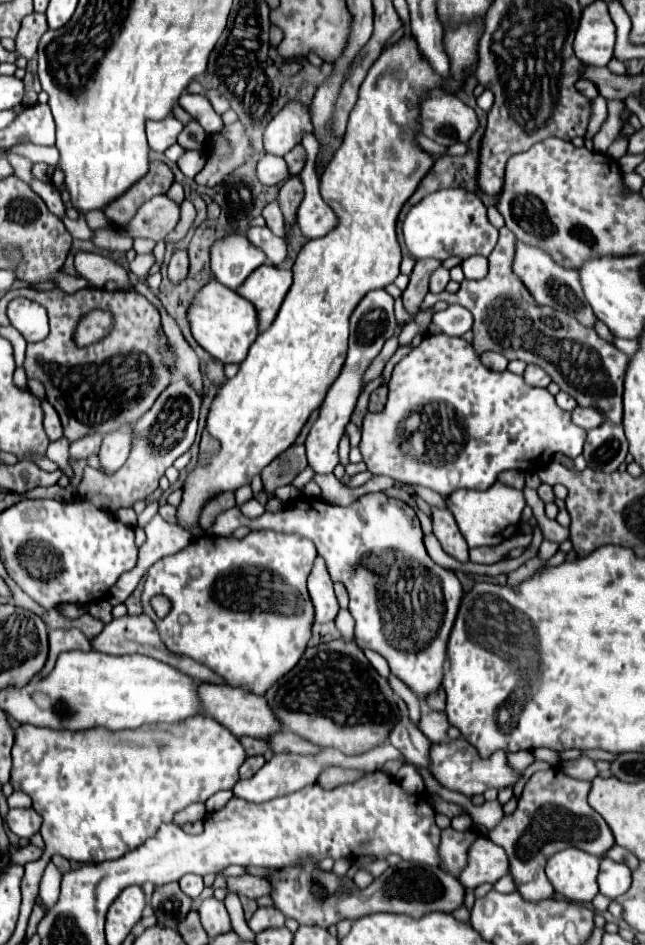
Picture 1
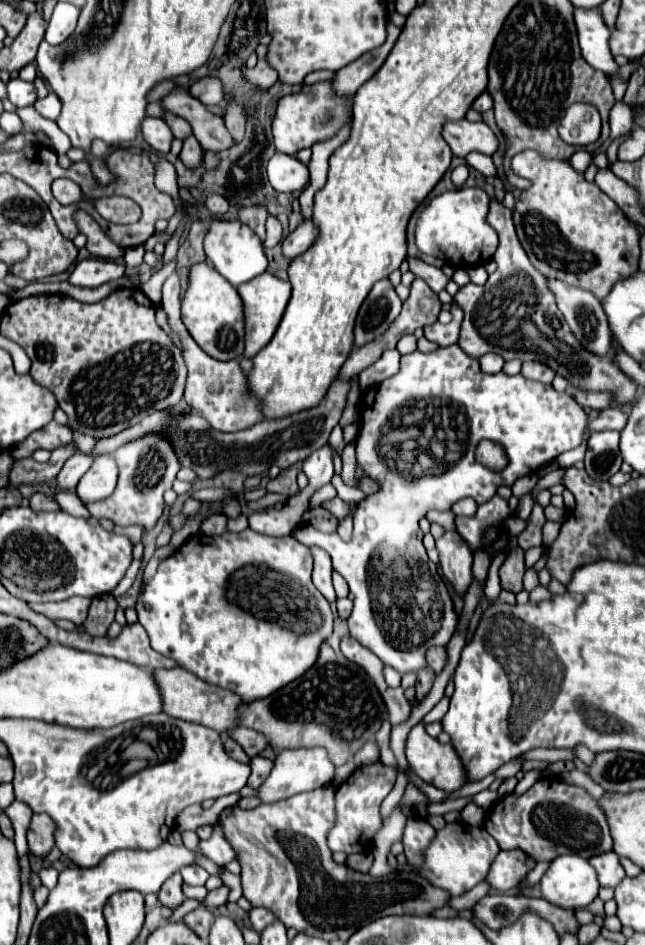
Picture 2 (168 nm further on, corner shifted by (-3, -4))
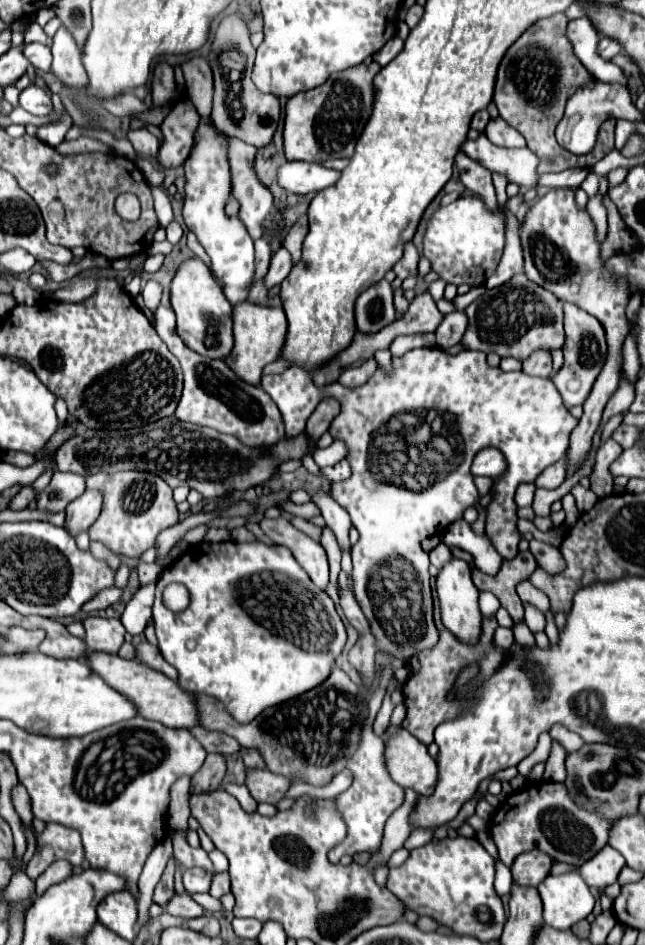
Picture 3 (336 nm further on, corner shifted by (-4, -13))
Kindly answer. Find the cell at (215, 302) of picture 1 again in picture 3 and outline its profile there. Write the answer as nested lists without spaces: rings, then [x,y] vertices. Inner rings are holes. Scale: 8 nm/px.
[[[188,259],[176,271],[172,281],[170,293],[172,309],[178,319],[178,335],[182,341],[194,349],[196,353],[210,357],[210,359],[226,359],[234,349],[234,335],[232,335],[232,305],[222,293],[222,287],[210,273],[208,265],[200,259]]]

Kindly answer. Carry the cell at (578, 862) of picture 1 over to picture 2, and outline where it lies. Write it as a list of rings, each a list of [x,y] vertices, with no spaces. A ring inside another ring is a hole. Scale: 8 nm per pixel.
[[[565,854],[551,862],[549,870],[539,882],[539,888],[541,896],[553,906],[577,910],[595,900],[599,882],[593,866],[585,858]]]

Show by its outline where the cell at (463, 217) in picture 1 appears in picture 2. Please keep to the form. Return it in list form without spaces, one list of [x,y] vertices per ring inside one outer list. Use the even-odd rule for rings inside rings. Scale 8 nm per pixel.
[[[459,188],[443,192],[433,198],[429,206],[421,212],[415,230],[417,248],[423,254],[433,254],[455,266],[477,266],[493,258],[499,238],[495,228],[485,220],[489,212],[489,196],[481,188]]]

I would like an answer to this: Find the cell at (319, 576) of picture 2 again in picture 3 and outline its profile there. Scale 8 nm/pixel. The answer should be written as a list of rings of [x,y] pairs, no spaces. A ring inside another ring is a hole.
[[[284,517],[262,519],[260,527],[276,545],[288,547],[292,551],[292,555],[296,557],[296,561],[302,565],[302,569],[310,575],[314,585],[320,591],[326,591],[326,585],[328,585],[328,559],[326,559],[324,547],[318,541],[308,537],[304,531],[296,529]]]

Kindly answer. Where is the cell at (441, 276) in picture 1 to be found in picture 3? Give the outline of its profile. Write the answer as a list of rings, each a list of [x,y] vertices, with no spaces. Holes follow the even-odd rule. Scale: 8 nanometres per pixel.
[[[408,243],[406,251],[404,251],[404,257],[400,259],[400,263],[396,263],[396,267],[394,267],[392,271],[396,271],[396,275],[398,275],[400,279],[406,279],[406,277],[410,277],[410,275],[418,277],[418,257],[420,257],[420,255],[418,255],[414,243]]]

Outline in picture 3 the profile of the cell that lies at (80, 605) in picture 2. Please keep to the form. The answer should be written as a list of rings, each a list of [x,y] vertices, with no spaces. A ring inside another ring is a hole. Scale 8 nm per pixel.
[[[118,587],[104,589],[104,591],[100,591],[94,599],[90,599],[88,603],[84,603],[84,605],[82,605],[82,611],[84,611],[84,613],[92,613],[92,611],[106,609],[106,607],[114,605],[120,597],[122,597],[122,589],[118,589]]]

